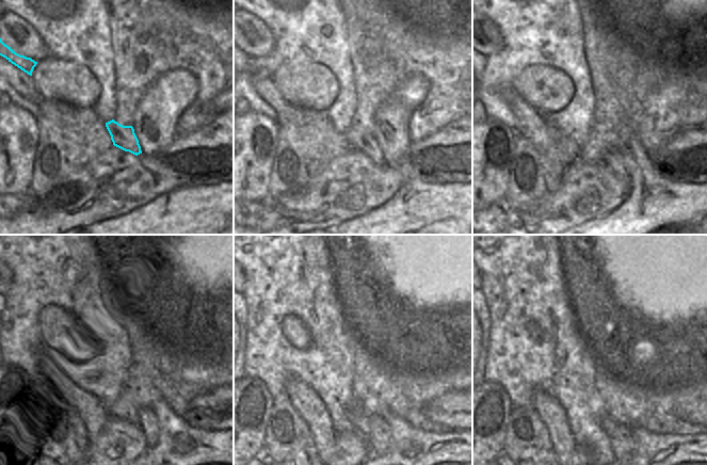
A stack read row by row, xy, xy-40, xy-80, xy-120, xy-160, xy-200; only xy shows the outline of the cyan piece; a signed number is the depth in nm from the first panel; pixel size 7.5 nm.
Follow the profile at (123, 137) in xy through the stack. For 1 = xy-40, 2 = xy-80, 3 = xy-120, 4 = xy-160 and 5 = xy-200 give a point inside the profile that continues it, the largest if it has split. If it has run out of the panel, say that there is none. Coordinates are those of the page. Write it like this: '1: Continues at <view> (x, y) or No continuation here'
1: Continues at xy-40 (368, 144)
2: Continues at xy-80 (614, 160)
3: Continues at xy-120 (122, 409)
4: Continues at xy-160 (375, 430)
5: Continues at xy-200 (621, 442).

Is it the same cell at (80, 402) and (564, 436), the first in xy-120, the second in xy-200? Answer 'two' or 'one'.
one

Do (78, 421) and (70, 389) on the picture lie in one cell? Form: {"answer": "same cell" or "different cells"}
{"answer": "same cell"}

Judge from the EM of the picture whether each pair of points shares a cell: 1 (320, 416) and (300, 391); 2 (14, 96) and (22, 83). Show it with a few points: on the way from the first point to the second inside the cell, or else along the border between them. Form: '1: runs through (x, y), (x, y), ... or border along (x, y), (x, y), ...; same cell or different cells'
1: runs through (314, 410), (303, 398); same cell
2: border along (11, 84), (18, 93), (37, 105); different cells

